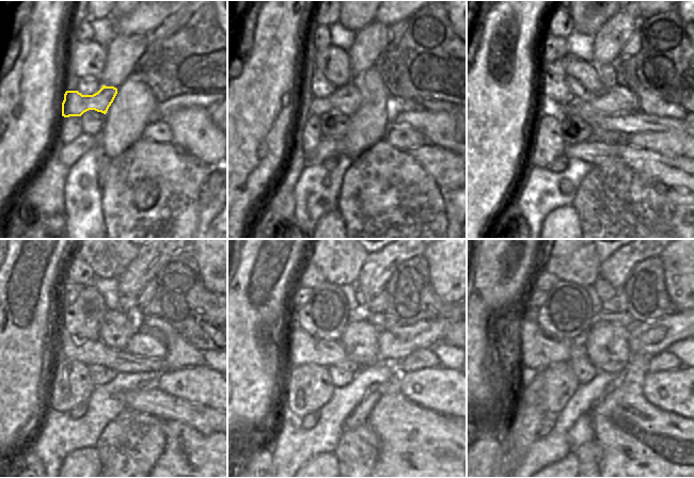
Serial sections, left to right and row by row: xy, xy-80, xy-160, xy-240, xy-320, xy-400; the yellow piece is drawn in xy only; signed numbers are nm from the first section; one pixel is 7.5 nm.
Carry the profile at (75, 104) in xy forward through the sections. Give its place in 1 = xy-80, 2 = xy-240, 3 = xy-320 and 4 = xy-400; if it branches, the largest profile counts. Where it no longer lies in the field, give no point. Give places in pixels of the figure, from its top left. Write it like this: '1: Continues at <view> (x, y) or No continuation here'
1: Continues at xy-80 (347, 98)
2: Continues at xy-240 (145, 343)
3: Continues at xy-320 (394, 345)
4: Continues at xy-400 (648, 339).

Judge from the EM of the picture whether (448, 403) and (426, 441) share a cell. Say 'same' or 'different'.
different

